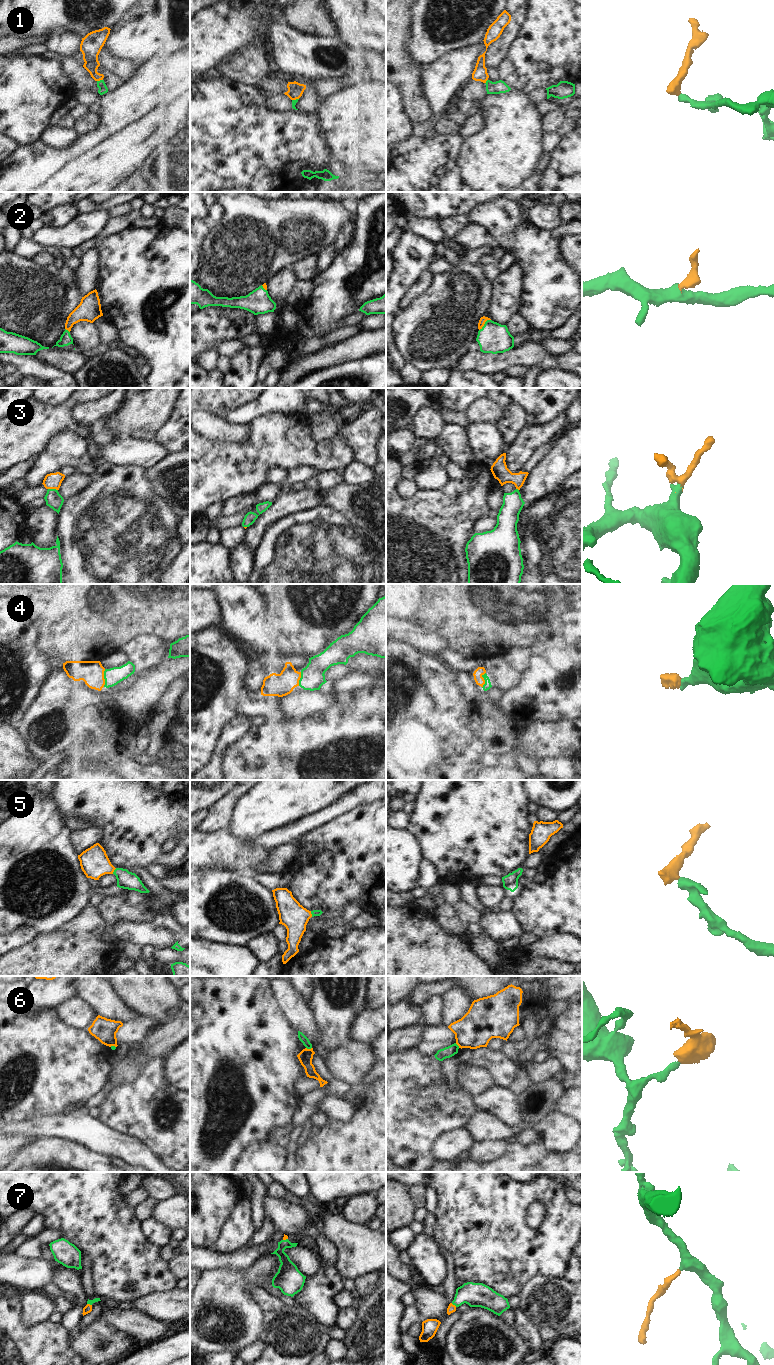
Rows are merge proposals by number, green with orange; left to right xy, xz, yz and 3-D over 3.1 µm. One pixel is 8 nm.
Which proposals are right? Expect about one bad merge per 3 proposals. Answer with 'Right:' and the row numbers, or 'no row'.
Right: 1, 2, 3, 4, 5, 7

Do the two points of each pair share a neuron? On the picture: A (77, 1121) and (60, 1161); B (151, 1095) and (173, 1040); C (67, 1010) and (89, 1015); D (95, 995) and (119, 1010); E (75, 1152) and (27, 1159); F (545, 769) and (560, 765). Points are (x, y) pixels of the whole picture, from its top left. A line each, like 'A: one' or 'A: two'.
A: two
B: two
C: one
D: one
E: one
F: one

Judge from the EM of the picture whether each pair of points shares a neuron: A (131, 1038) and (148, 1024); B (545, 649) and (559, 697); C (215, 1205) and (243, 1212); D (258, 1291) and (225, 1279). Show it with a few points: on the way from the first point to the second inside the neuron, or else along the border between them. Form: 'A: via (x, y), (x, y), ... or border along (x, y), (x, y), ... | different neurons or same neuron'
A: via (135, 1034), (144, 1025) | same neuron
B: via (553, 661), (554, 685) | same neuron
C: border along (242, 1199), (233, 1208), (220, 1229) | different neurons
D: border along (247, 1280), (245, 1290), (258, 1306) | different neurons

